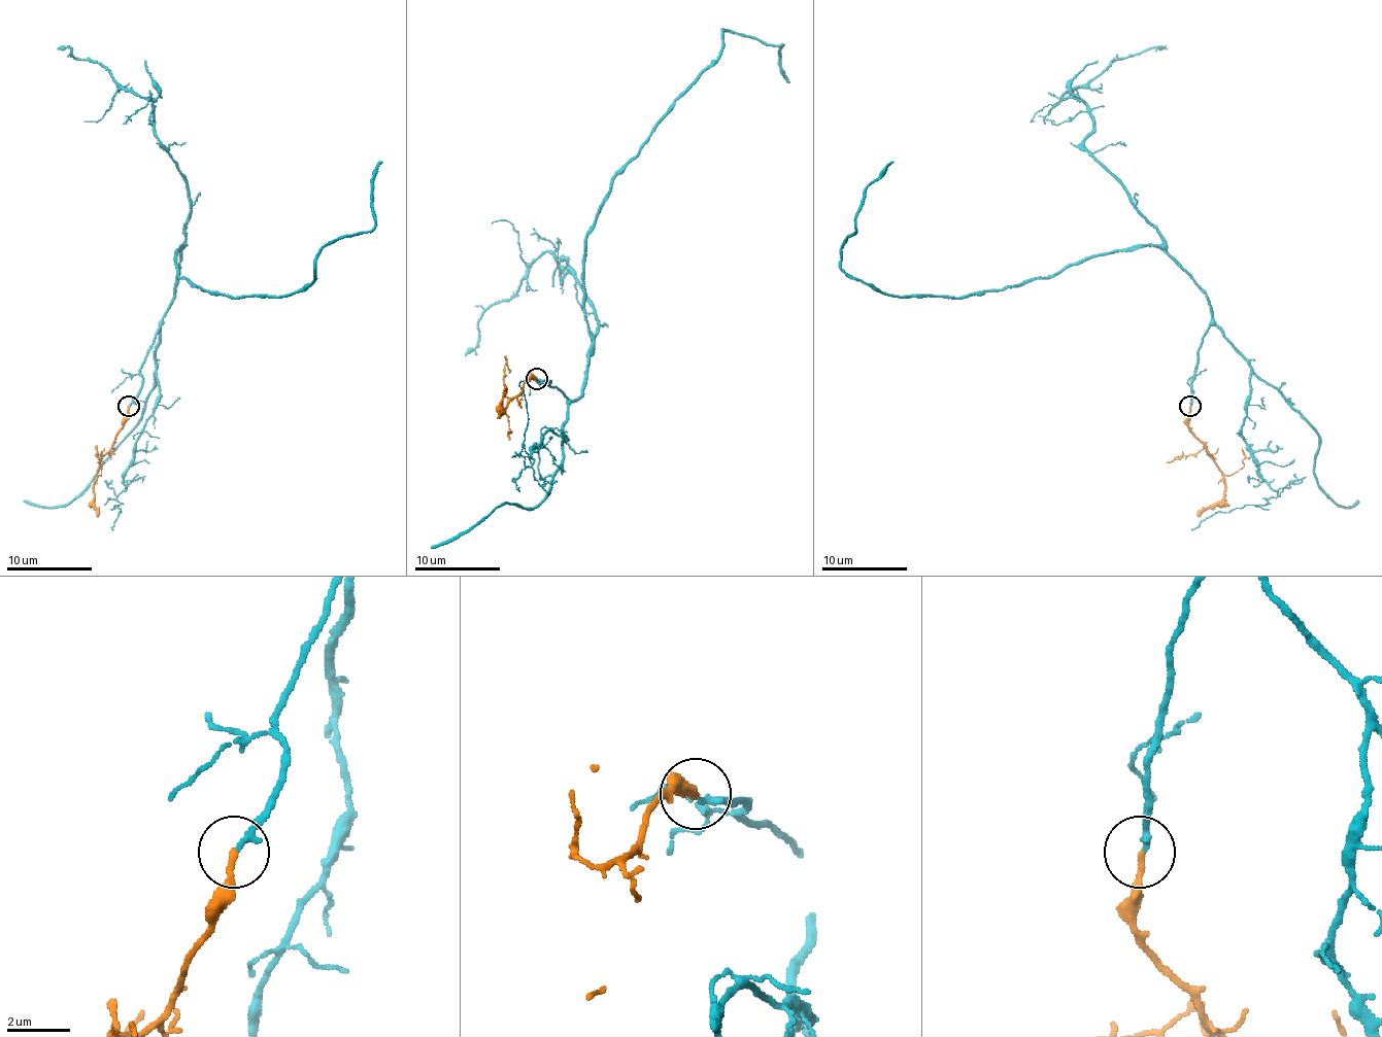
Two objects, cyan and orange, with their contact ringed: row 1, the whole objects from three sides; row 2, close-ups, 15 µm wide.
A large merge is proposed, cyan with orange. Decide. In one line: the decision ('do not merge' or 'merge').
merge

